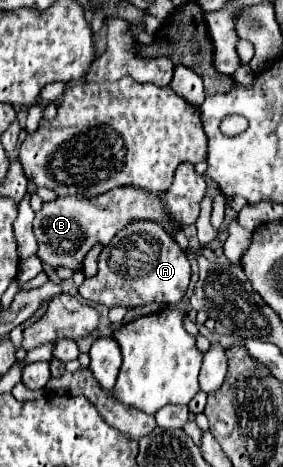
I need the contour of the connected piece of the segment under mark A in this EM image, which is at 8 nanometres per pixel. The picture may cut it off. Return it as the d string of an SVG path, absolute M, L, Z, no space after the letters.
M134 220L126 224L114 240L102 248L98 258L98 272L86 278L80 286L80 296L104 304L108 308L122 306L126 310L162 302L166 306L178 304L190 284L190 260L178 242L152 220Z

